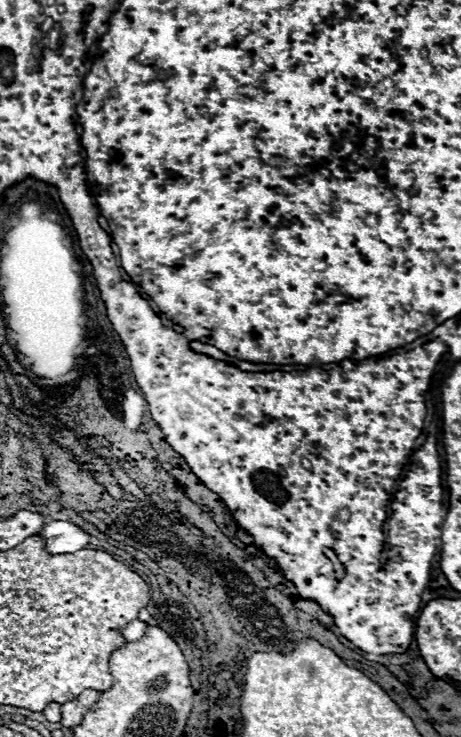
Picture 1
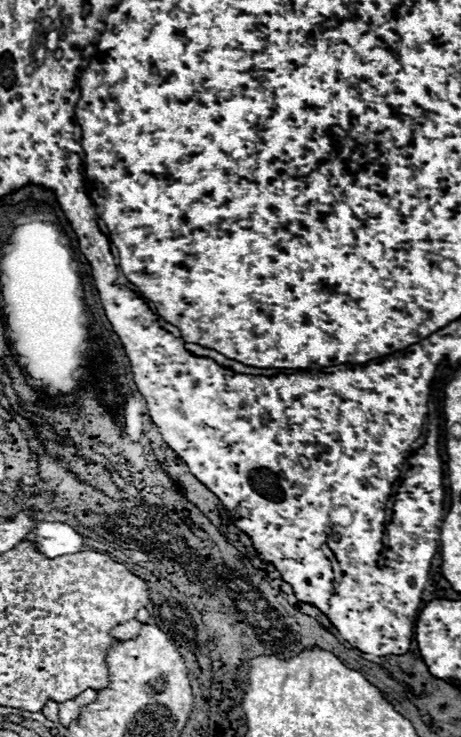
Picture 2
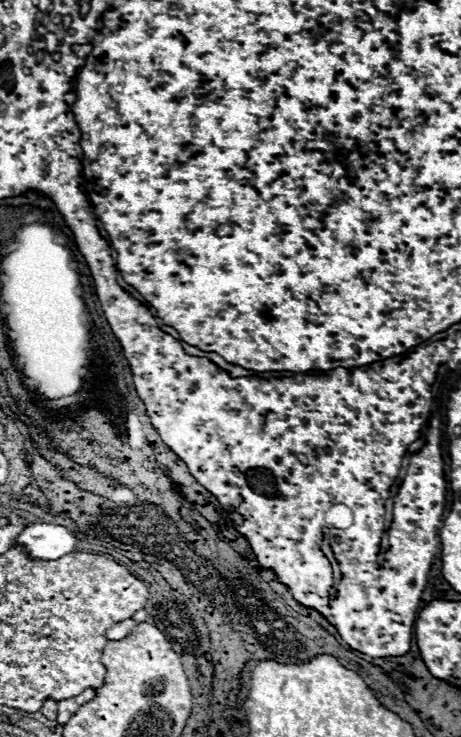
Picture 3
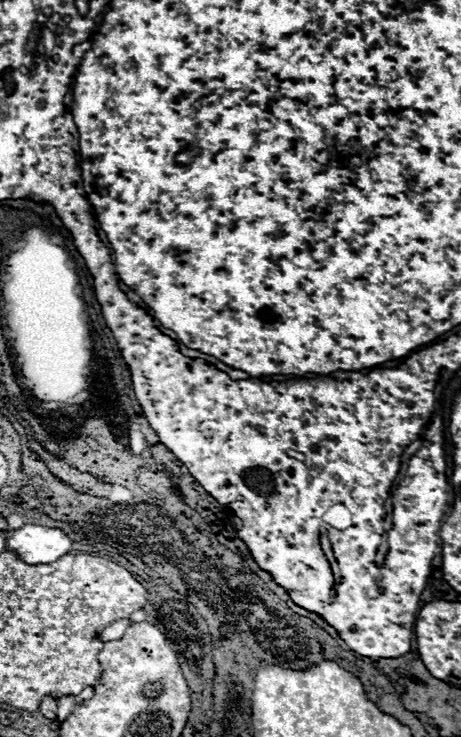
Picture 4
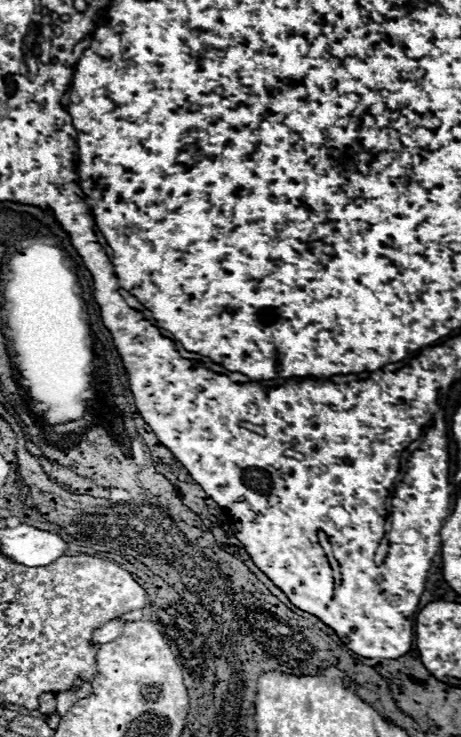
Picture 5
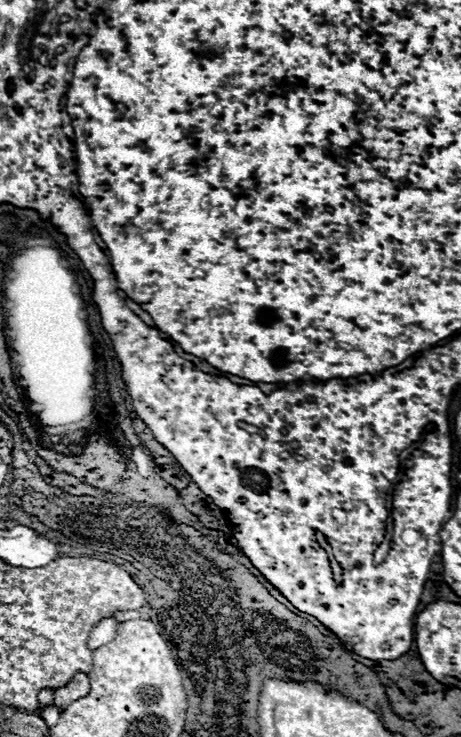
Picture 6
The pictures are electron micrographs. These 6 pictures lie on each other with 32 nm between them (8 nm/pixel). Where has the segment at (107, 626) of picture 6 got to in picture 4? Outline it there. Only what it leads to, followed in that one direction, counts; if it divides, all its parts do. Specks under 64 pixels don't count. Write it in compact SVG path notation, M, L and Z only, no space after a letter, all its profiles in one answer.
M118 620L118 622L114 622L114 624L110 624L108 628L104 628L104 632L102 632L102 640L104 642L110 642L110 640L118 640L118 638L122 638L124 636L124 632L126 632L126 628L130 626L132 622L130 620Z

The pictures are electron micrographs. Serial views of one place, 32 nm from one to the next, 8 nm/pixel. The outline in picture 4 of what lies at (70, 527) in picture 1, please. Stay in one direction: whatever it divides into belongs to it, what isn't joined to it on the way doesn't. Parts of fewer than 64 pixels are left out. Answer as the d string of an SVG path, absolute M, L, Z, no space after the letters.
M26 524L8 538L8 550L18 552L26 562L52 562L72 550L72 540L62 528Z

